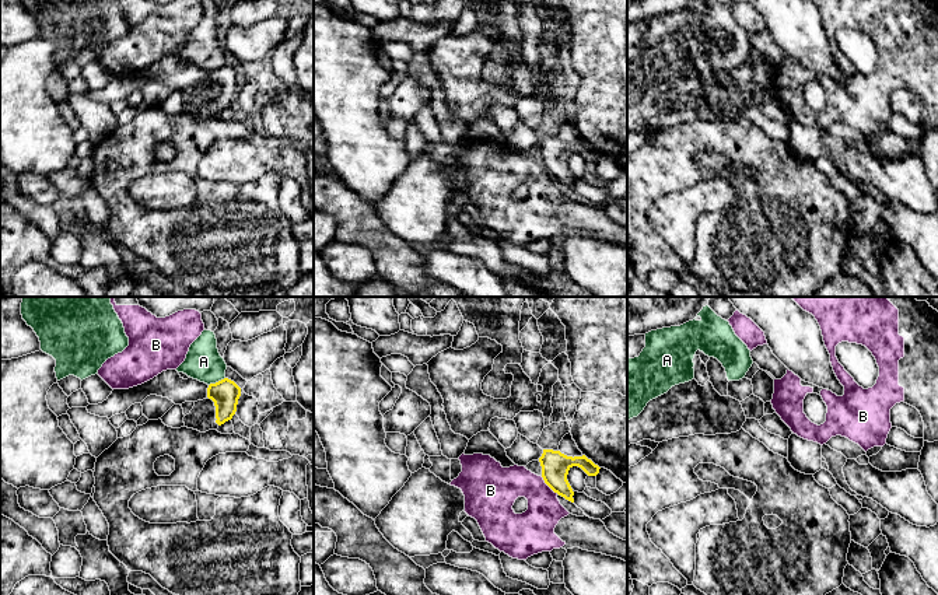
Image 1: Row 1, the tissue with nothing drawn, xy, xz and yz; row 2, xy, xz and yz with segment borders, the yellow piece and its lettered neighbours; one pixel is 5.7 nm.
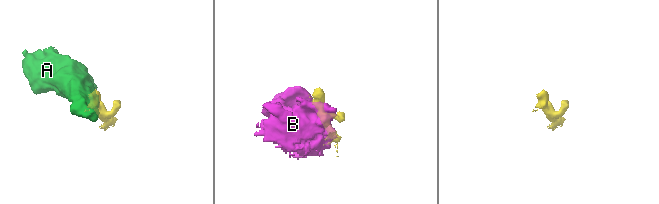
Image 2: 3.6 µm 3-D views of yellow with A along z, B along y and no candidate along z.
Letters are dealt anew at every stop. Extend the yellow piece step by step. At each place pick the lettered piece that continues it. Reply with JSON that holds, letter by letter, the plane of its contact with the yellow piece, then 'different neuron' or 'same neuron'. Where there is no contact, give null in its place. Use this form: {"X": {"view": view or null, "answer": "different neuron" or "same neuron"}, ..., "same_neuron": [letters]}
{"A": {"view": "xy", "answer": "different neuron"}, "B": {"view": "xz", "answer": "different neuron"}, "same_neuron": []}

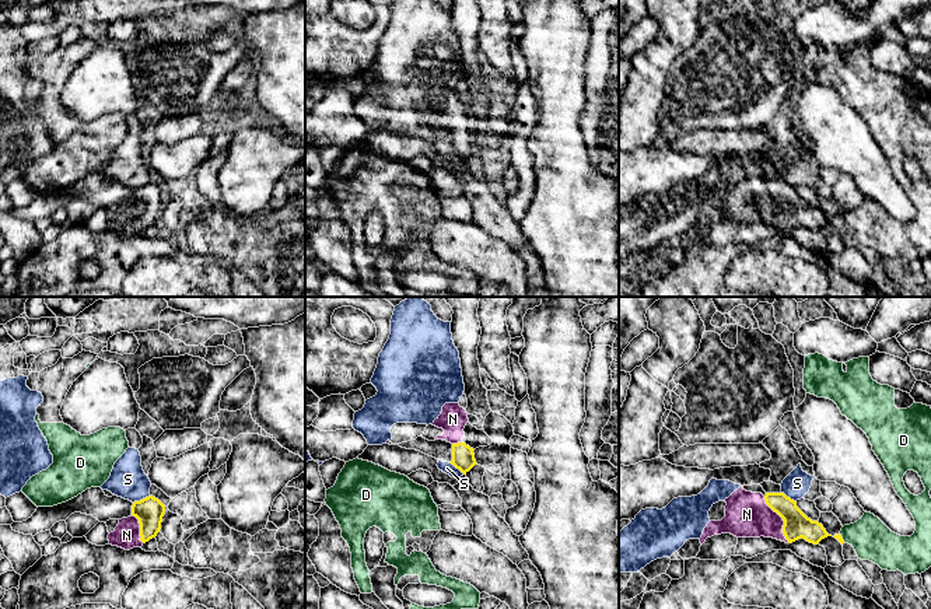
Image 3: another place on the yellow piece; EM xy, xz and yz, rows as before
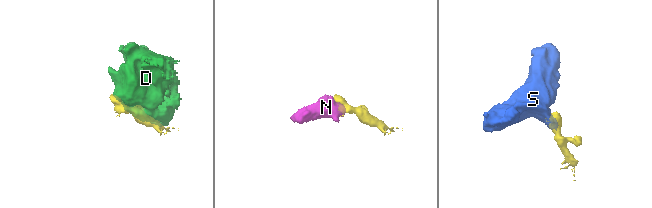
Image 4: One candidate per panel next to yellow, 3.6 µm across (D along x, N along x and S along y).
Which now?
{"D": {"view": "yz", "answer": "different neuron"}, "N": {"view": "yz", "answer": "same neuron"}, "S": {"view": "xy", "answer": "different neuron"}, "same_neuron": ["N"]}

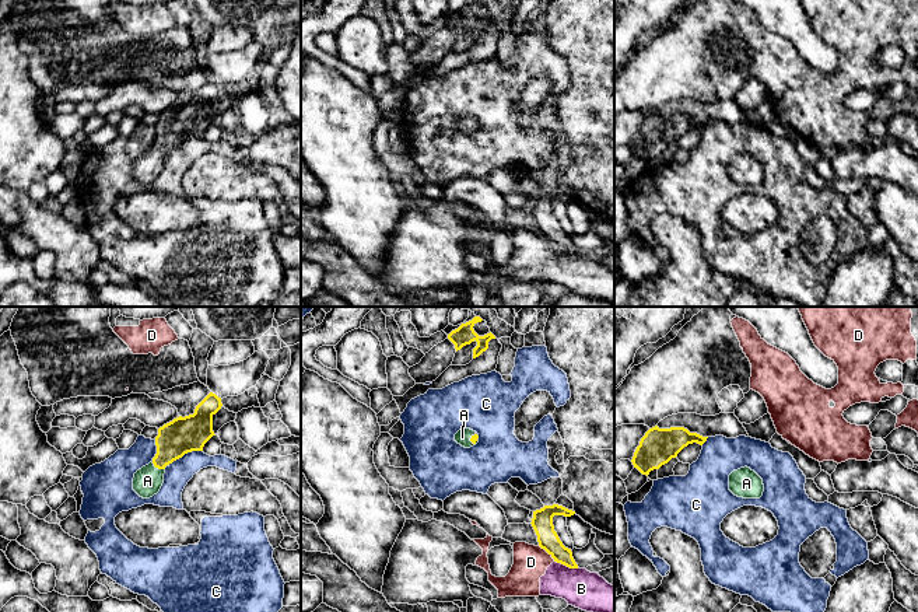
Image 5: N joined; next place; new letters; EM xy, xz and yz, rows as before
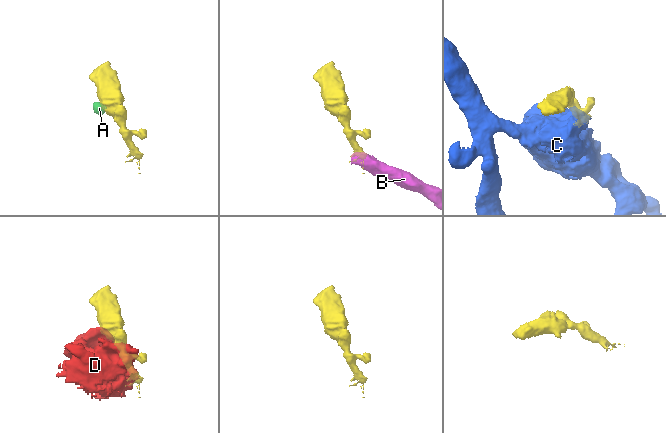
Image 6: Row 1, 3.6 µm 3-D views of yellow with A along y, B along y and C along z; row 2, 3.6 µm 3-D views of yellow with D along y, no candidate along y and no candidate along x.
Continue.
{"A": {"view": "xy", "answer": "same neuron"}, "B": {"view": "xz", "answer": "different neuron"}, "C": {"view": "xy", "answer": "different neuron"}, "D": {"view": "xz", "answer": "different neuron"}, "same_neuron": ["A"]}

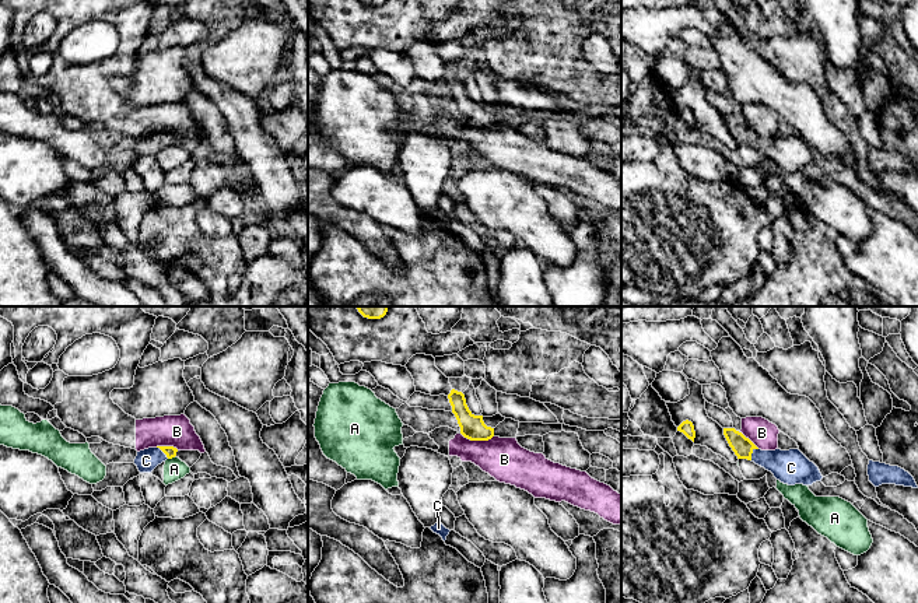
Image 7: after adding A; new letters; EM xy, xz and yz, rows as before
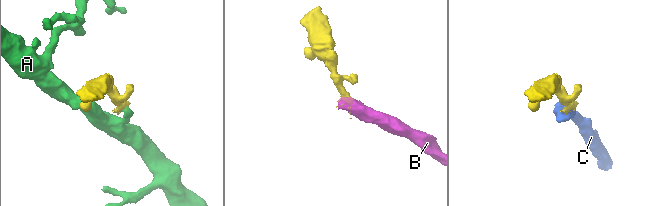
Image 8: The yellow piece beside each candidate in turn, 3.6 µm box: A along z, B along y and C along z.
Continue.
{"A": {"view": "xy", "answer": "different neuron"}, "B": {"view": "xz", "answer": "different neuron"}, "C": {"view": "yz", "answer": "same neuron"}, "same_neuron": ["C"]}

